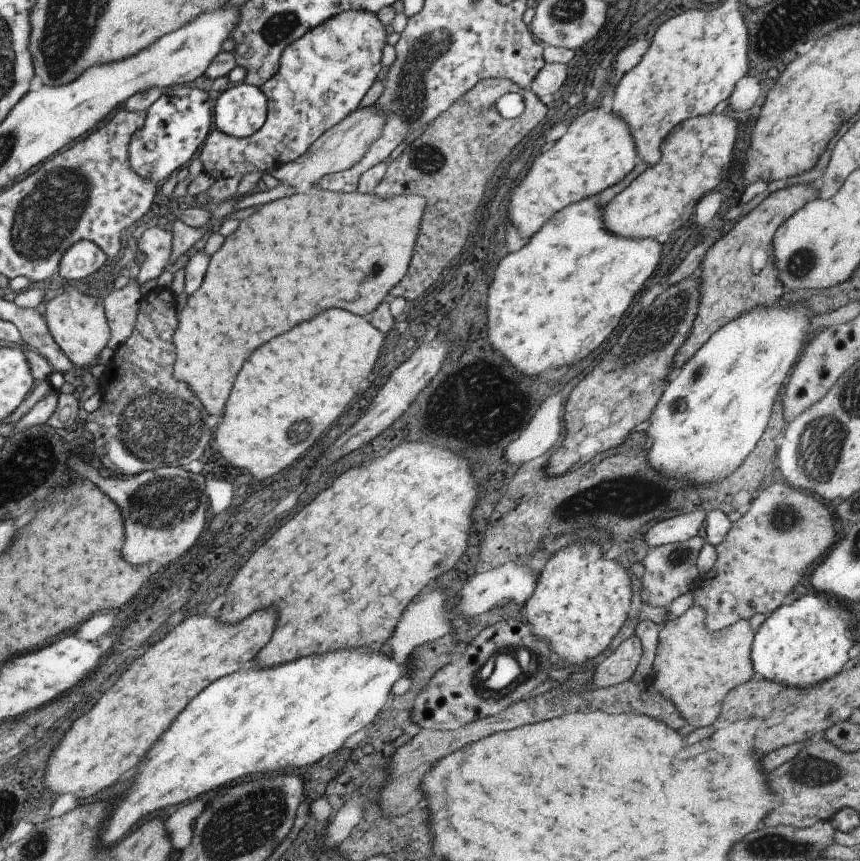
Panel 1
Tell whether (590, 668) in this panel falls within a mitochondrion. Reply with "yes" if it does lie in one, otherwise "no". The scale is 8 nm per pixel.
no

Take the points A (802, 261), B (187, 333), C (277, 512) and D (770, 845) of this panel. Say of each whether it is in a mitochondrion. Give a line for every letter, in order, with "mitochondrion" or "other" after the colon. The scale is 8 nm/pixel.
A: mitochondrion
B: other
C: other
D: mitochondrion

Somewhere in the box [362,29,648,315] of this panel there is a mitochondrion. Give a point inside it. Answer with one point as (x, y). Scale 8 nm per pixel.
(429, 159)

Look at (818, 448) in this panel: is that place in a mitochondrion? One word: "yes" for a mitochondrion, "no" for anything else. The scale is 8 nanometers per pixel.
yes

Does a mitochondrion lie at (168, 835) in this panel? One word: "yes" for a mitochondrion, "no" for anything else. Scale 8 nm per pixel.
no

